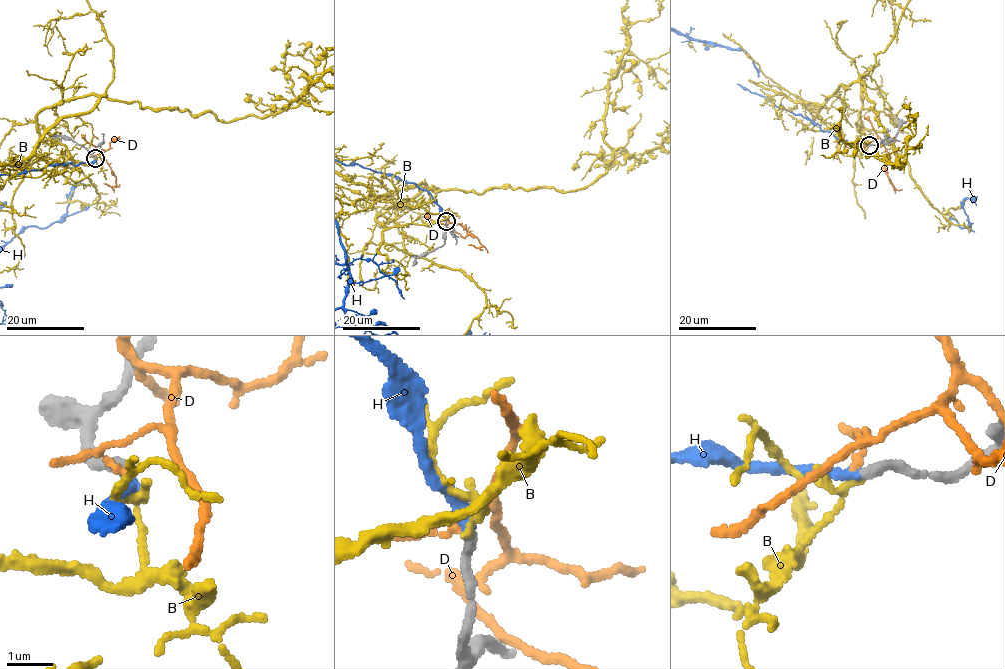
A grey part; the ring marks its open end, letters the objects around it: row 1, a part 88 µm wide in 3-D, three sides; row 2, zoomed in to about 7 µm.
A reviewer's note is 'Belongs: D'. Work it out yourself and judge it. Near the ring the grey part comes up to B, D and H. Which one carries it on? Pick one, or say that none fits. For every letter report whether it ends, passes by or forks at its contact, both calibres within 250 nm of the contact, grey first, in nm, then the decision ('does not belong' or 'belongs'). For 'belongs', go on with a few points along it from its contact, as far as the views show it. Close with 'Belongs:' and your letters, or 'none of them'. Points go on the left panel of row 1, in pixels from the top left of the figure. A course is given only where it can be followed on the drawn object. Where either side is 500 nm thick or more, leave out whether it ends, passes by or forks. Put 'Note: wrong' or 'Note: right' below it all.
B: it forks there; 220 nm thick on the grey side, 80 nm on the other; does not belong
D: it passes by; 220 nm thick on the grey side, 100 nm on the other; does not belong
H: it ends there; 220 nm thick on the grey side, 180 nm on the other; belongs
Belongs: H
Note: wrong

